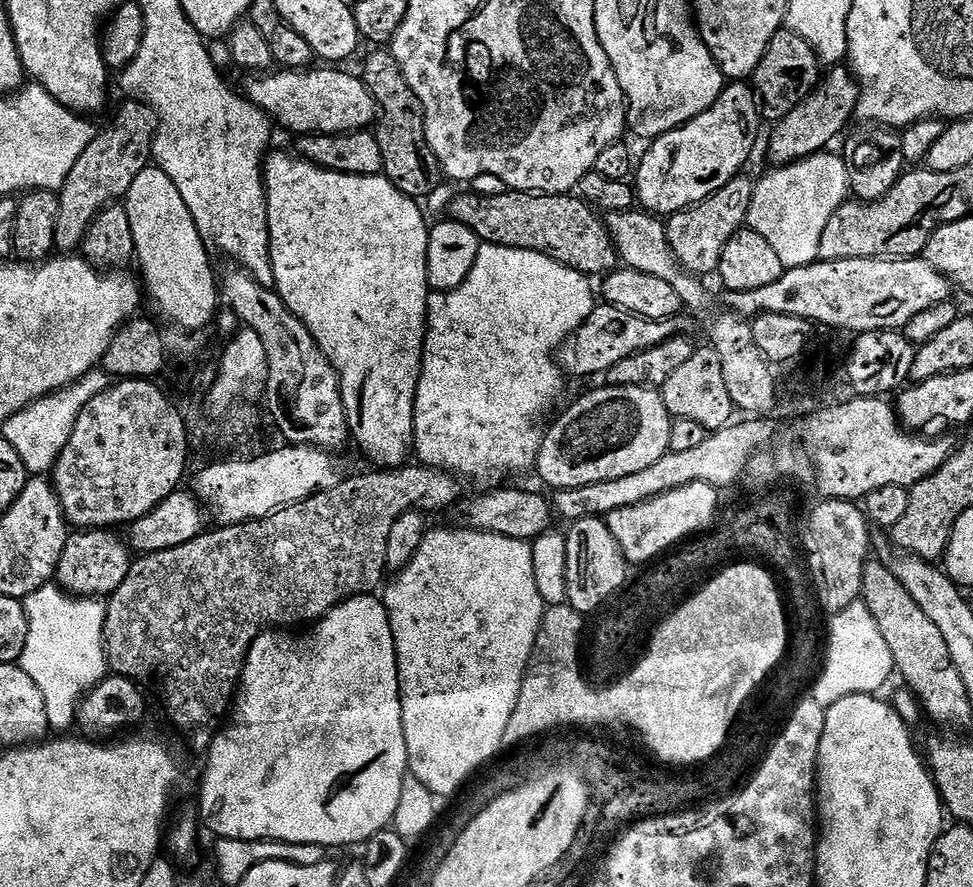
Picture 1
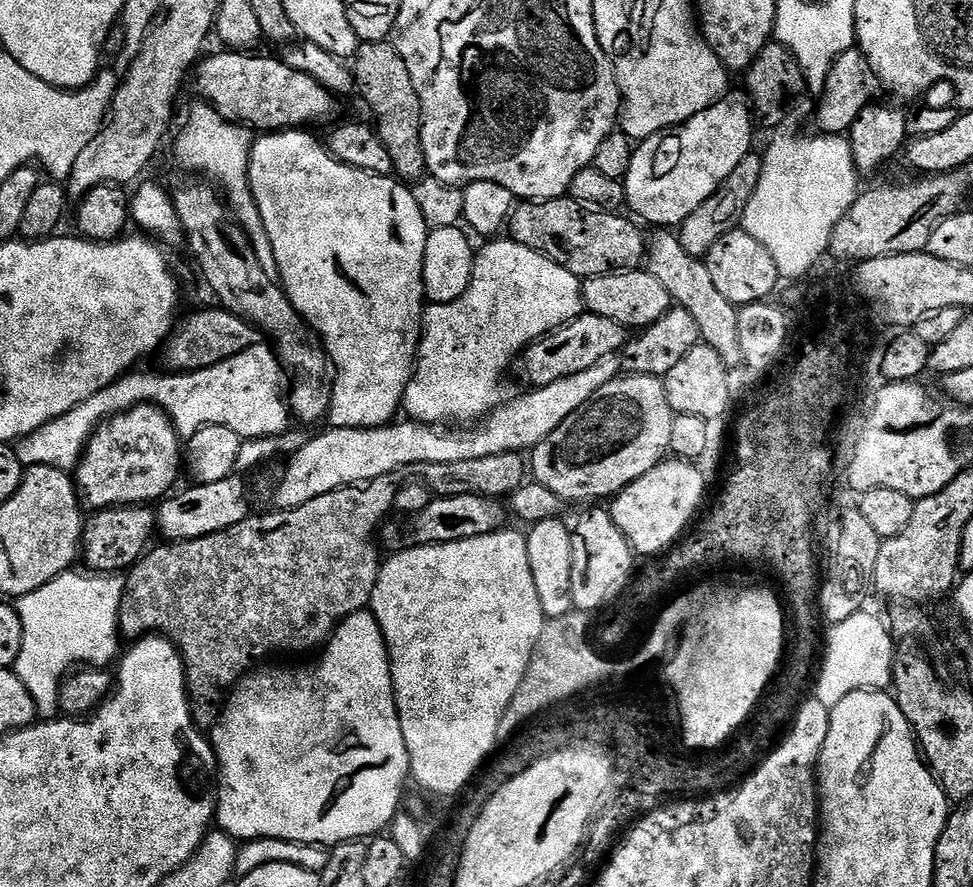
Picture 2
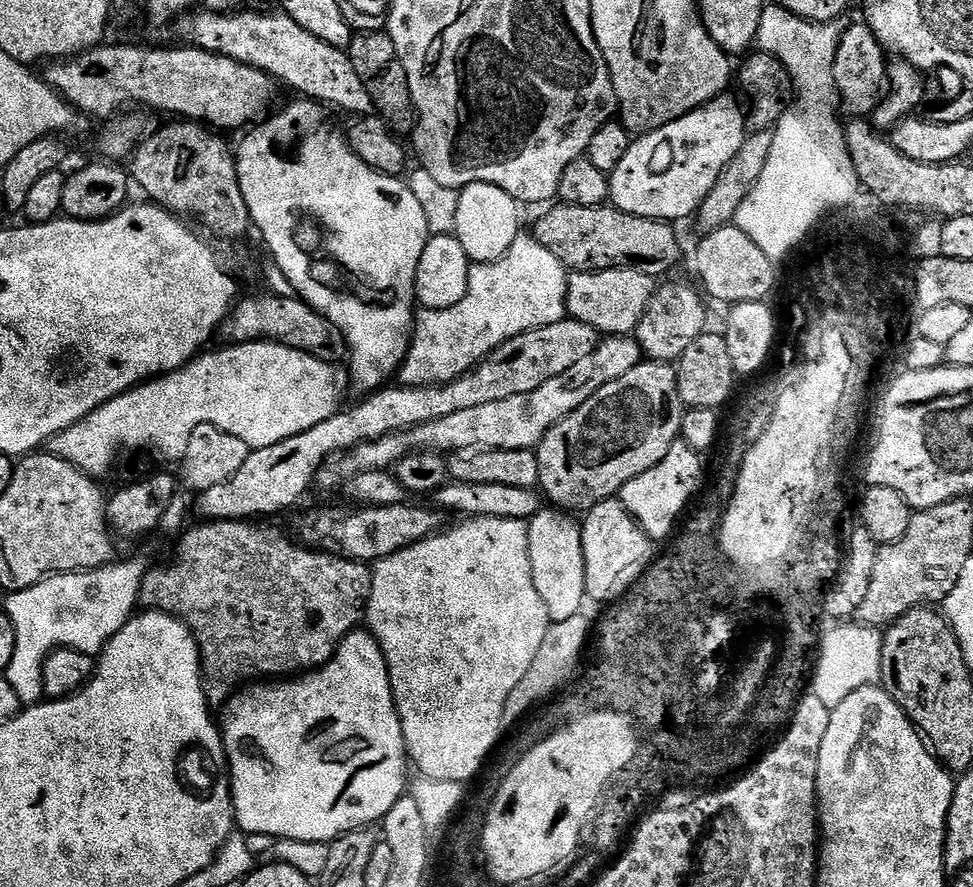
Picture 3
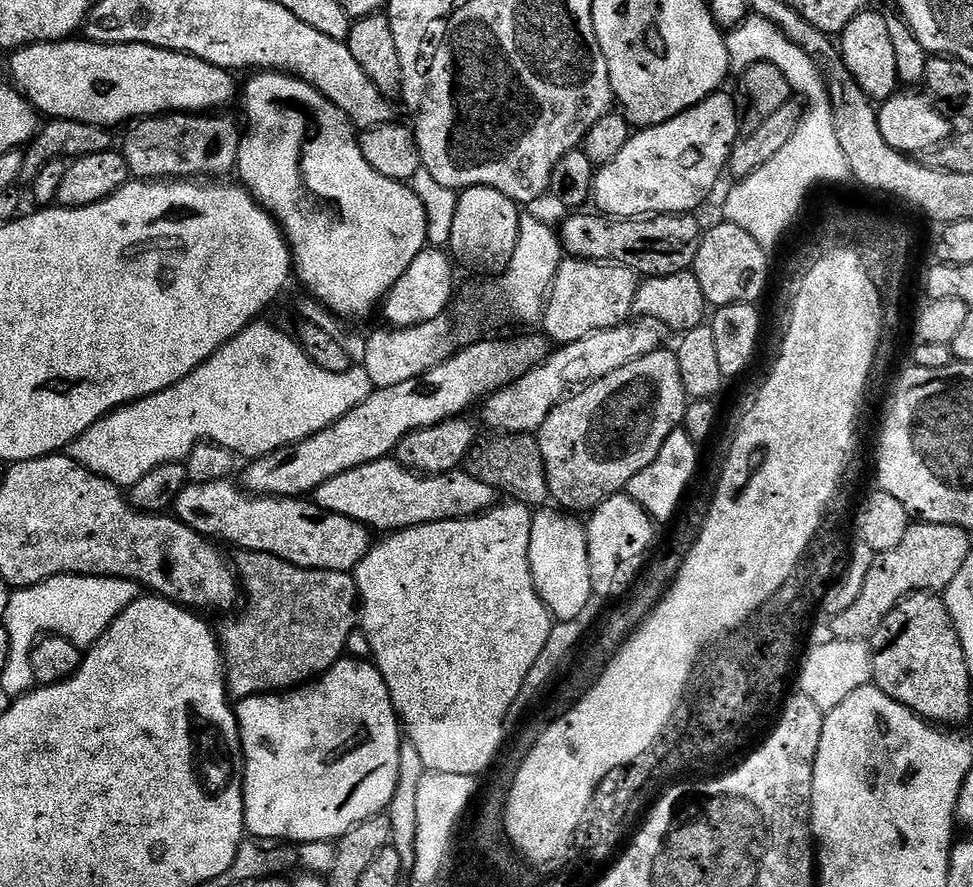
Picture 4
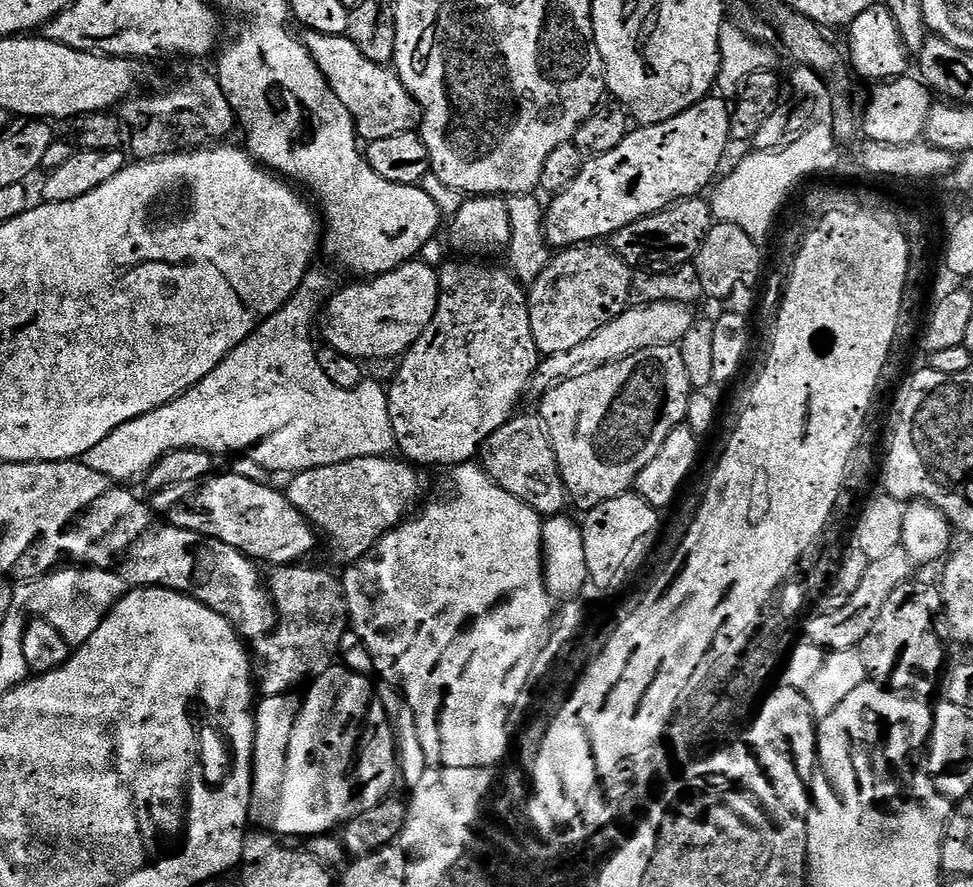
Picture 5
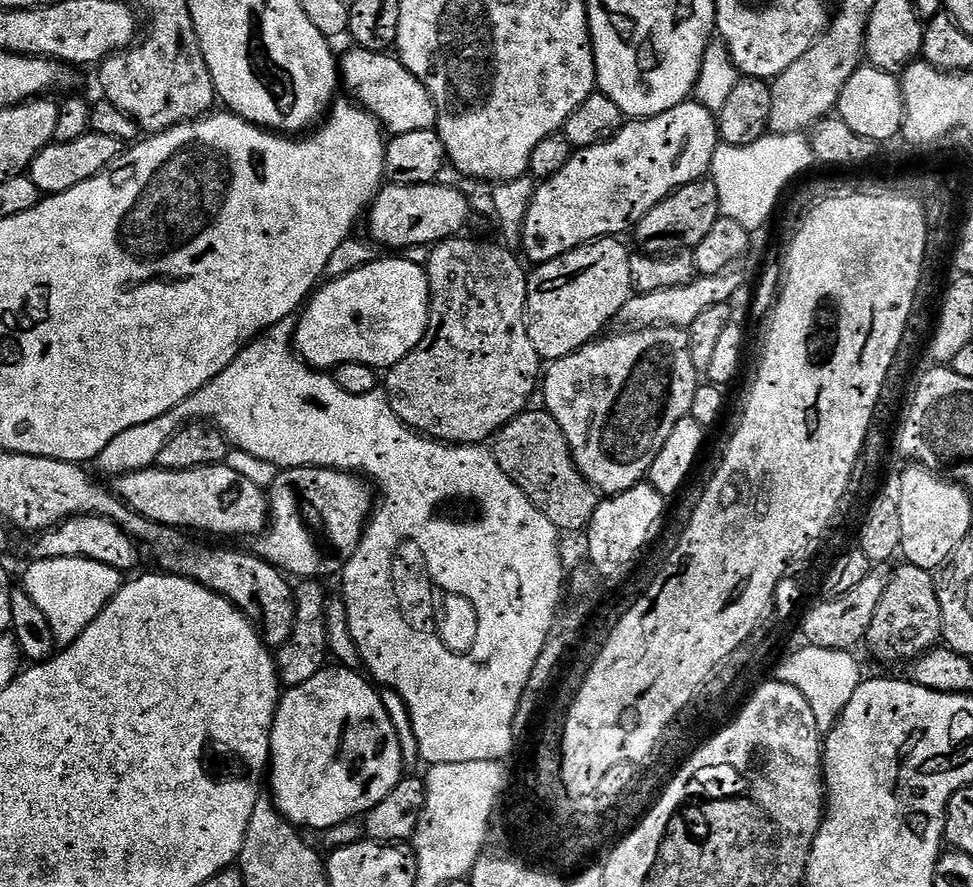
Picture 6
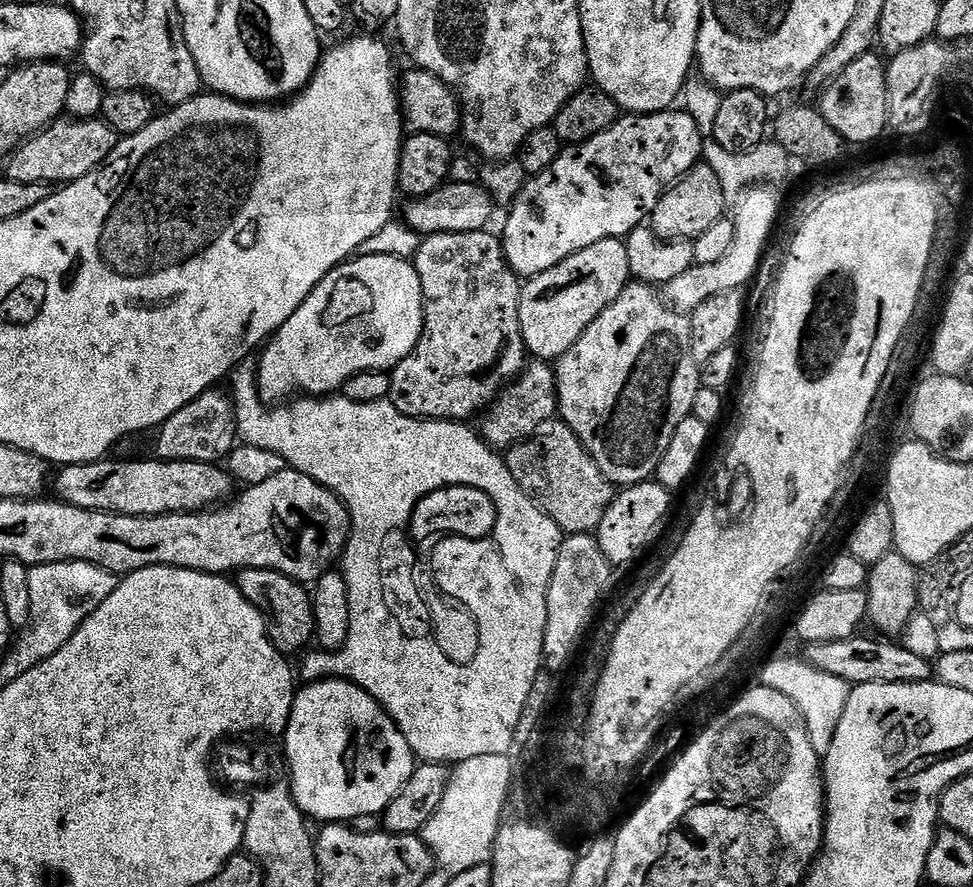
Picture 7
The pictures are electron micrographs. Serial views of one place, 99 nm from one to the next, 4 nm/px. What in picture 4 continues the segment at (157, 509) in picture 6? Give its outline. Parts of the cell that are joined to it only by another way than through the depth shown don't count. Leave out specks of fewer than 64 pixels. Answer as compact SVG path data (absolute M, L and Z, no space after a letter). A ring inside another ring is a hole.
M231 479L206 482L205 484L189 483L178 494L174 505L174 515L186 526L198 534L213 541L225 540L233 544L236 550L274 554L299 568L310 570L330 570L331 572L351 573L366 558L370 547L370 530L365 524L359 524L354 518L334 514L308 498L294 496L258 496L245 490L239 483L232 484Z

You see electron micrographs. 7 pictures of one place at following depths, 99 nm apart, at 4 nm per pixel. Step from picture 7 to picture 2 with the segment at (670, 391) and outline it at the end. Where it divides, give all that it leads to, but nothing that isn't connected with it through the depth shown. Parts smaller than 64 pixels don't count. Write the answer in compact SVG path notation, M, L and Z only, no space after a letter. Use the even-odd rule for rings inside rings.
M621 374L614 382L610 382L610 386L602 386L602 390L598 390L590 402L570 414L570 418L566 418L566 422L562 422L554 434L531 449L531 475L535 483L546 486L546 490L554 490L562 502L588 500L591 496L611 498L630 482L642 478L642 474L654 470L654 466L658 466L669 455L673 415L670 402L666 402L666 390L661 377Z

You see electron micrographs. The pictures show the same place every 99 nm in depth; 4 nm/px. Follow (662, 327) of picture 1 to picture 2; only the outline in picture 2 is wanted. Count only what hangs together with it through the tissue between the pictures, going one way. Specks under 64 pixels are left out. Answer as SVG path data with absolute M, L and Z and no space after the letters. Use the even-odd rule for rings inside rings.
M581 314L576 320L555 328L553 332L535 340L520 353L515 365L525 385L532 388L545 388L550 382L558 382L558 378L570 378L570 374L582 374L582 370L594 366L594 362L606 358L606 354L617 354L626 343L626 329L610 318Z

